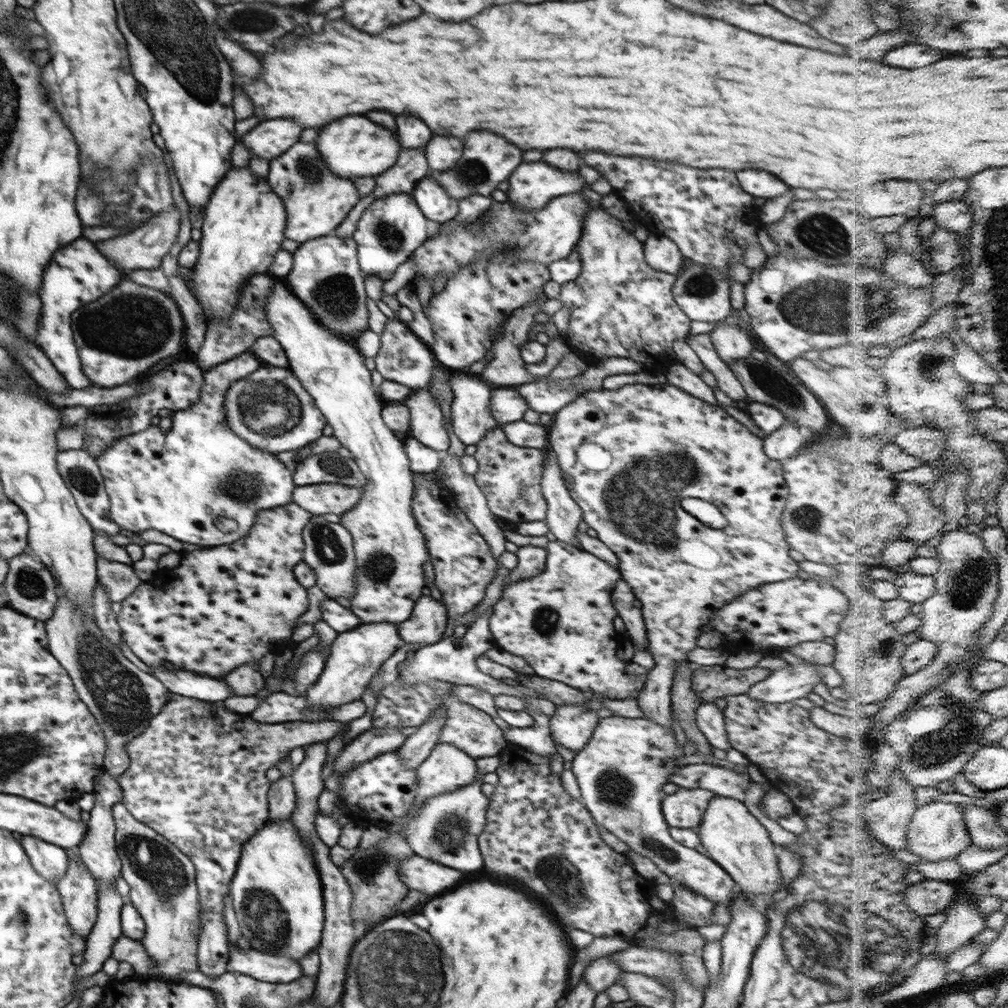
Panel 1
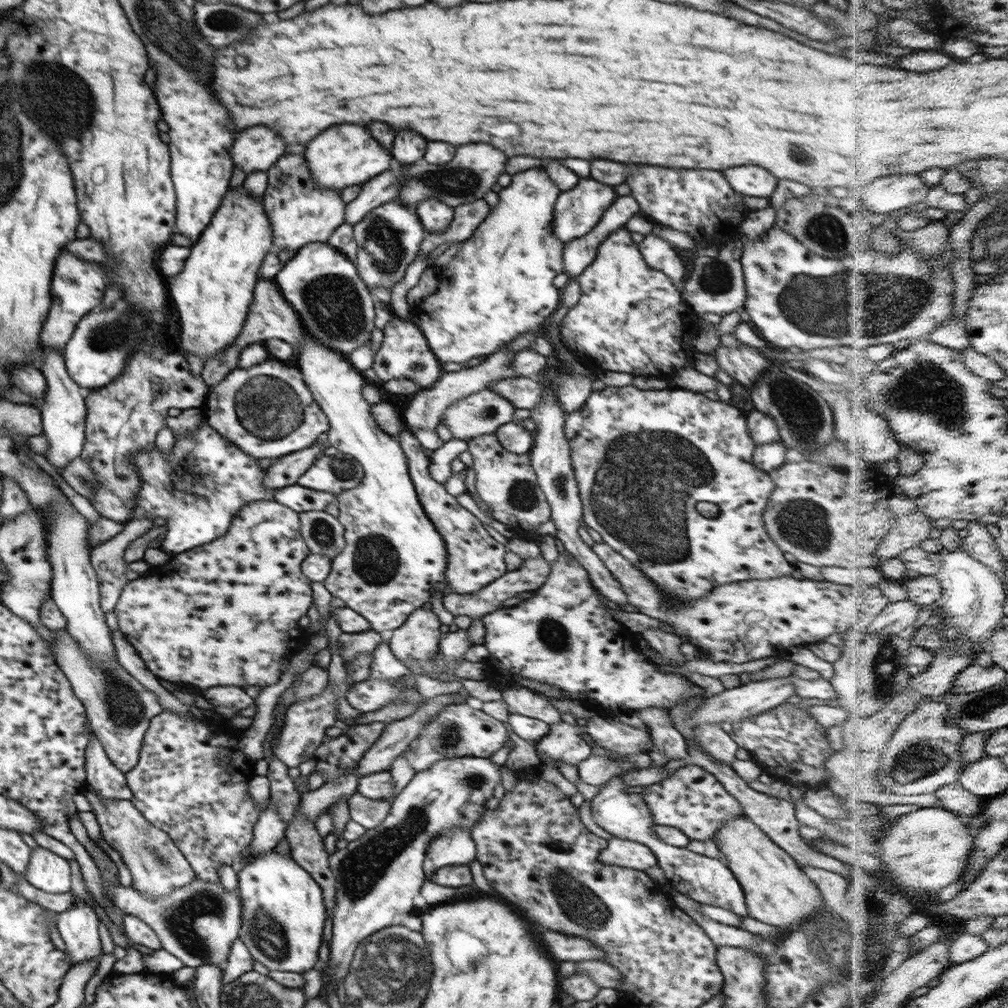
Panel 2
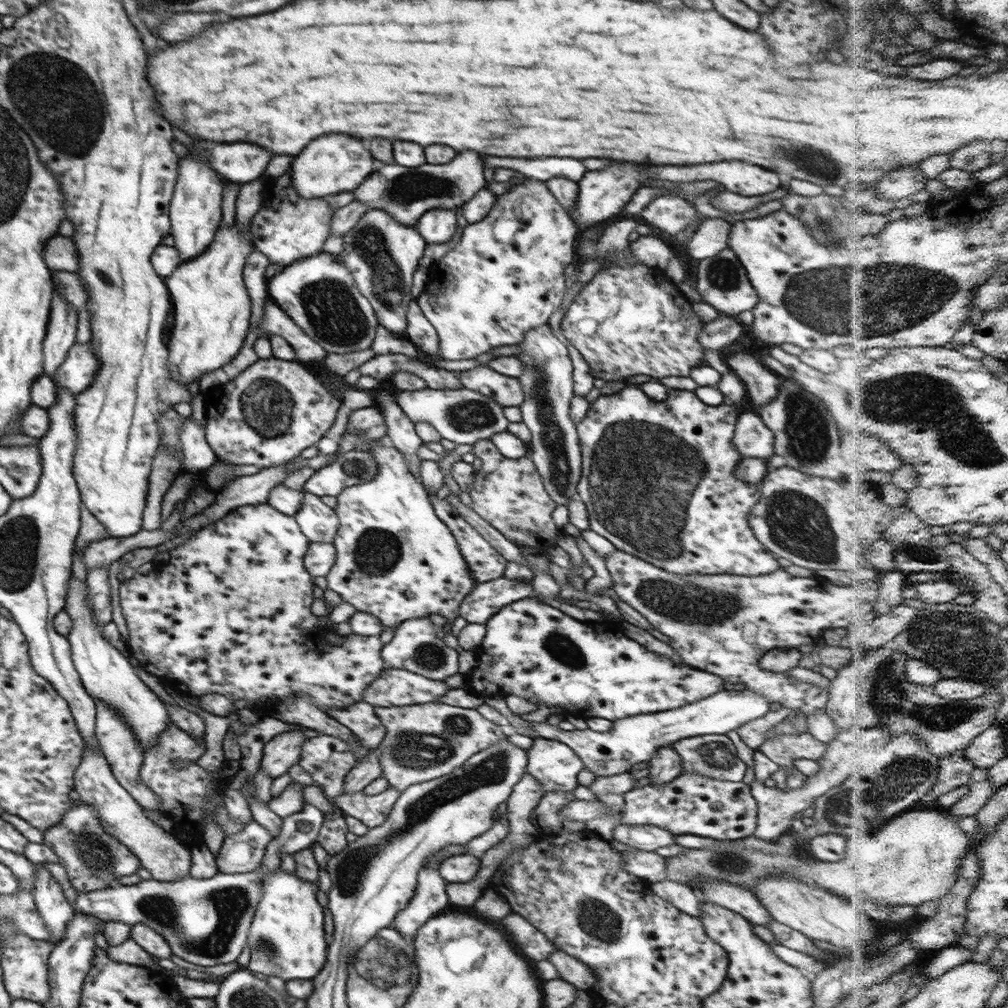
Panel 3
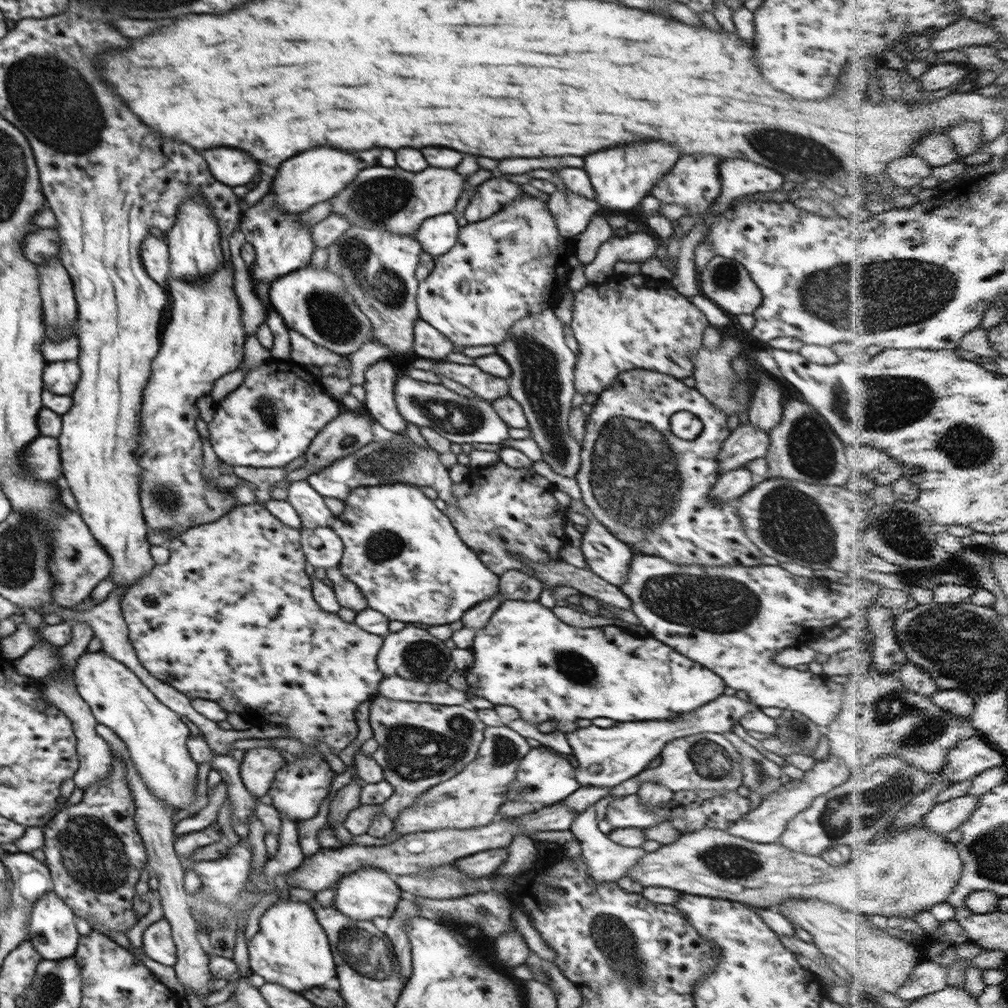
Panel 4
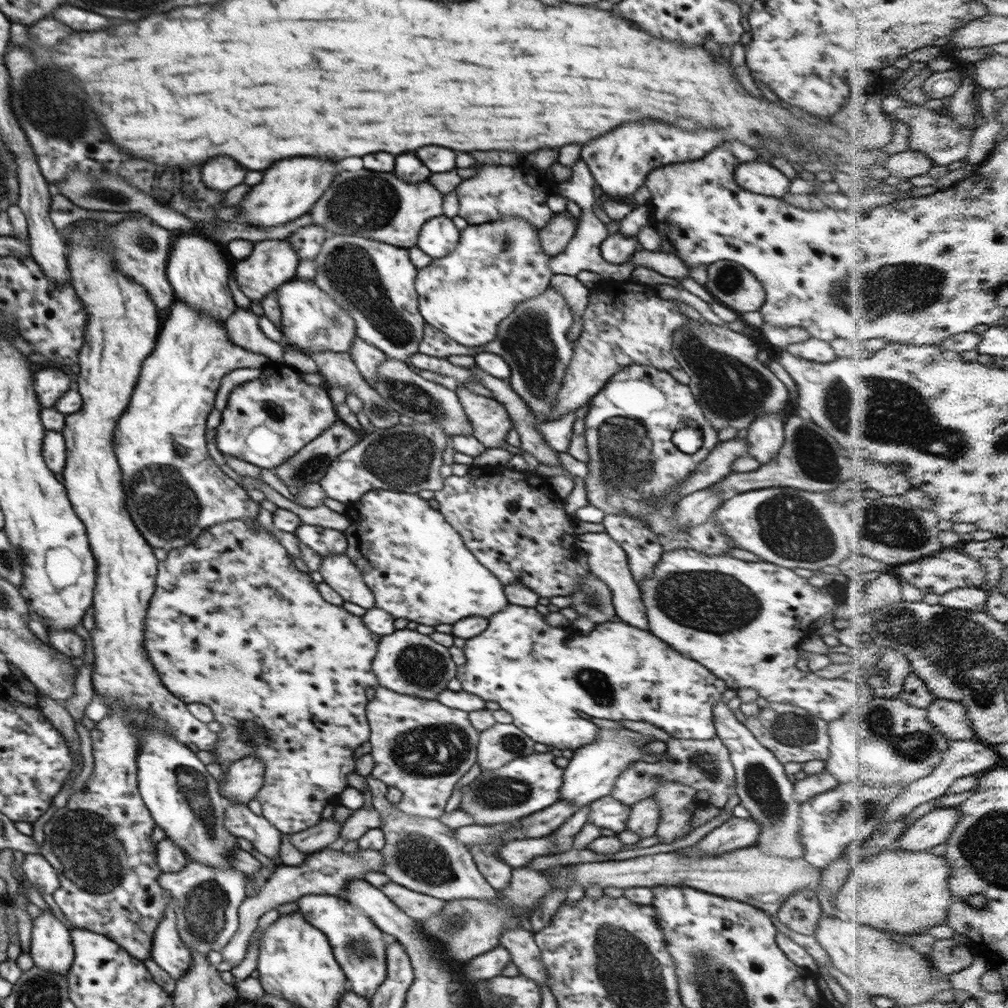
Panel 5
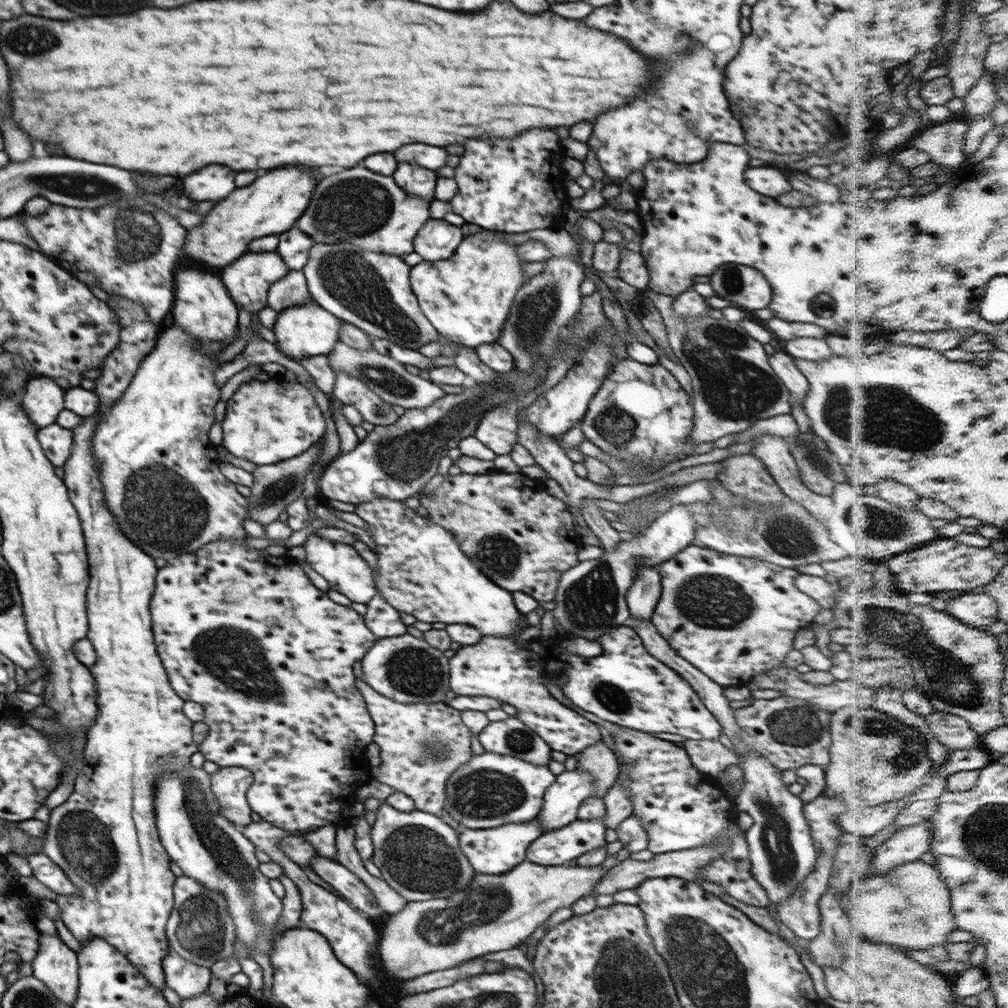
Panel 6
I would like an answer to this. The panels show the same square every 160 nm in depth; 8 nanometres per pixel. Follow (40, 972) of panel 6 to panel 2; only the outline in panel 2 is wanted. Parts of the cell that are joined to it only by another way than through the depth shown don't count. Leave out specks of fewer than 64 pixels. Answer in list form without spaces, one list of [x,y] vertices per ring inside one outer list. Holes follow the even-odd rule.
[[[32,848],[25,879],[38,890],[50,894],[71,891],[70,863],[46,848]]]

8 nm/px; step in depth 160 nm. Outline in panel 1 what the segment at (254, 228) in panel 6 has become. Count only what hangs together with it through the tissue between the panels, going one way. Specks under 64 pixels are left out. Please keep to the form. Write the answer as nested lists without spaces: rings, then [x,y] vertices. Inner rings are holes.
[[[346,116],[328,124],[326,134],[322,128],[316,140],[318,141],[314,142],[315,148],[321,154],[321,158],[325,159],[331,172],[340,178],[378,176],[384,170],[388,170],[398,160],[398,154],[400,154],[398,138],[386,128],[380,128],[378,124],[362,116]]]

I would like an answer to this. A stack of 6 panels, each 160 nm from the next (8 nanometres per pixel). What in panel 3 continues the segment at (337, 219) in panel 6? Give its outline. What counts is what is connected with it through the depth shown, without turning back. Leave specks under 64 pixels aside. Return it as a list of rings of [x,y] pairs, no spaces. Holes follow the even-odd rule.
[[[460,152],[450,164],[434,166],[424,164],[420,168],[404,166],[382,166],[372,172],[354,190],[354,200],[370,209],[385,210],[396,222],[404,226],[414,226],[427,210],[436,208],[456,210],[468,202],[486,184],[482,156],[476,152]]]

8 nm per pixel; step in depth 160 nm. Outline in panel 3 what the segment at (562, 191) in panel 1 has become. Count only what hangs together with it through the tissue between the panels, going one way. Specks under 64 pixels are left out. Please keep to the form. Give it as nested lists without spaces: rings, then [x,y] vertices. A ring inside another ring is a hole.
[[[524,180],[522,184],[514,185],[510,192],[498,196],[492,210],[480,222],[467,225],[463,228],[460,242],[457,242],[437,262],[440,275],[434,276],[432,282],[429,282],[425,286],[425,290],[414,299],[439,336],[439,355],[443,360],[475,359],[479,354],[489,352],[491,348],[520,344],[527,330],[548,324],[550,315],[562,304],[562,298],[564,298],[564,292],[566,291],[564,270],[574,260],[574,252],[576,251],[576,244],[580,236],[580,230],[575,225],[570,214],[561,207],[561,204],[554,198],[554,195],[550,192],[545,182]]]

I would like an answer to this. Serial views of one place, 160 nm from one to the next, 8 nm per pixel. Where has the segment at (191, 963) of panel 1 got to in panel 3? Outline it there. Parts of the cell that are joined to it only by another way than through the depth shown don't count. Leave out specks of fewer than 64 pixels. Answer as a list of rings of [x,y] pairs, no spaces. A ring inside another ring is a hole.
[[[86,747],[84,751],[84,758],[75,770],[74,776],[74,789],[79,794],[79,800],[83,803],[89,804],[99,812],[99,821],[105,828],[105,831],[116,837],[122,844],[125,844],[139,859],[142,866],[144,875],[157,881],[170,881],[180,880],[189,876],[189,870],[192,866],[193,856],[191,849],[184,845],[175,835],[174,832],[166,832],[158,824],[150,820],[143,812],[141,807],[130,796],[130,793],[117,781],[117,778],[112,772],[111,766],[108,764],[104,757],[103,750],[91,749]]]

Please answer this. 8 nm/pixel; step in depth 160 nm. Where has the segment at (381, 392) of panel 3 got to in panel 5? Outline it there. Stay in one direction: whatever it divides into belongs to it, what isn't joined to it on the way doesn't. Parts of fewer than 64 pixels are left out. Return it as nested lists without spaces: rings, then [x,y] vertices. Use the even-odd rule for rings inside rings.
[[[357,336],[353,340],[351,349],[348,353],[356,363],[362,376],[366,379],[366,382],[375,390],[377,366],[388,359],[388,356],[379,348],[368,344],[365,340]]]

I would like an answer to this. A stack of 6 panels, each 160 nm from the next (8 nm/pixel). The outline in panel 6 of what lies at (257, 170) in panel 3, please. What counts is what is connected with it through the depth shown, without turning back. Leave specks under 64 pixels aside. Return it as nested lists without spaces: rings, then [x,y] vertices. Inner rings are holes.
[[[206,166],[184,178],[184,192],[191,200],[220,200],[234,190],[234,170],[228,166]]]

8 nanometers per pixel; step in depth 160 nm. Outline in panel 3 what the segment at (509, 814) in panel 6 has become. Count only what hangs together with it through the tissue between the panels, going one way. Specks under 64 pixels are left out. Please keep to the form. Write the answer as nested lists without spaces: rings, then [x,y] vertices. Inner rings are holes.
[[[536,737],[533,739],[533,745],[527,750],[527,773],[539,782],[544,794],[555,790],[573,791],[579,785],[576,776],[584,768],[580,757],[567,744],[557,740]]]

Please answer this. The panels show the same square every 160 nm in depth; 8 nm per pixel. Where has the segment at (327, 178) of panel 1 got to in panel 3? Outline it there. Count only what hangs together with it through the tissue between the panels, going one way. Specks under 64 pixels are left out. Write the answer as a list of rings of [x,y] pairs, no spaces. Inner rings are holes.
[[[289,170],[278,178],[268,178],[264,182],[263,194],[260,210],[251,218],[249,225],[251,241],[258,251],[267,256],[272,264],[286,267],[323,250],[326,239],[331,236],[330,221],[334,212],[325,198],[302,198],[291,185]]]

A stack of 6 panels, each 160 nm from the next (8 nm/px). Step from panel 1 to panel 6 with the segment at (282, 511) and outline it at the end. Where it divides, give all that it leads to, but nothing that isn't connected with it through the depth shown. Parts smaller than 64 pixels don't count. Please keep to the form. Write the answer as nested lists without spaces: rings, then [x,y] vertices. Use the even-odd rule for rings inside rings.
[[[246,537],[210,542],[194,553],[184,554],[166,562],[164,567],[157,569],[155,591],[152,594],[149,609],[153,637],[171,687],[180,698],[198,703],[205,710],[202,721],[208,725],[209,732],[198,745],[206,761],[214,762],[220,767],[241,766],[250,770],[254,777],[254,782],[247,792],[250,808],[264,821],[273,823],[282,830],[292,834],[303,834],[323,826],[345,825],[344,818],[352,805],[357,802],[356,790],[372,779],[369,777],[372,768],[366,765],[364,752],[373,742],[375,722],[355,685],[356,677],[352,672],[352,664],[361,660],[378,639],[365,626],[365,619],[352,607],[334,603],[328,597],[327,591],[316,588],[298,563],[291,561],[288,557],[272,557],[262,546],[261,550],[246,547]]]

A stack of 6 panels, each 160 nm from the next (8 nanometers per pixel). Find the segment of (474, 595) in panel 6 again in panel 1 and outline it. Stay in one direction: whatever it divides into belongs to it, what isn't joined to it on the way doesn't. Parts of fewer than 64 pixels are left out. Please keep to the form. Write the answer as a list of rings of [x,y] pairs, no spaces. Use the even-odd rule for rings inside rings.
[[[272,276],[273,290],[267,298],[267,303],[265,306],[265,313],[267,314],[267,319],[273,328],[273,333],[271,334],[274,339],[276,339],[282,348],[285,350],[286,356],[289,360],[288,368],[298,377],[298,380],[301,382],[301,385],[308,391],[308,394],[313,398],[316,408],[323,414],[327,420],[327,424],[332,426],[332,436],[338,440],[341,446],[347,448],[352,454],[352,458],[358,464],[362,474],[368,480],[366,486],[362,487],[362,498],[358,500],[358,504],[348,510],[346,514],[342,514],[339,524],[348,530],[348,533],[352,535],[354,553],[356,556],[356,565],[358,568],[354,571],[354,578],[356,581],[355,591],[351,596],[350,608],[353,614],[358,616],[358,619],[361,623],[371,624],[371,623],[388,623],[389,625],[400,625],[402,622],[408,621],[412,615],[414,605],[416,601],[422,596],[422,590],[426,586],[424,581],[424,563],[430,561],[430,554],[428,554],[428,548],[426,548],[426,537],[418,530],[418,524],[414,520],[414,514],[412,514],[412,500],[414,495],[414,472],[411,470],[409,465],[409,460],[406,454],[406,442],[402,441],[400,437],[397,436],[393,430],[390,430],[384,424],[383,418],[381,417],[381,410],[383,409],[384,401],[377,396],[375,390],[372,386],[372,377],[370,375],[370,370],[366,367],[364,363],[365,357],[361,355],[361,352],[357,349],[356,341],[350,338],[343,338],[339,336],[338,333],[332,332],[327,328],[324,328],[324,325],[320,326],[320,322],[315,319],[313,314],[306,308],[306,305],[285,285],[285,282],[282,278],[276,278]]]

